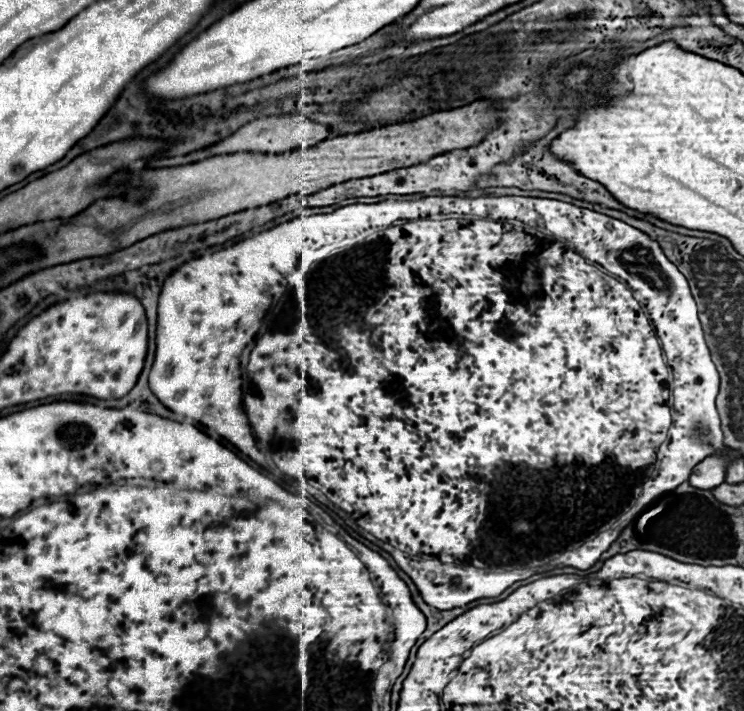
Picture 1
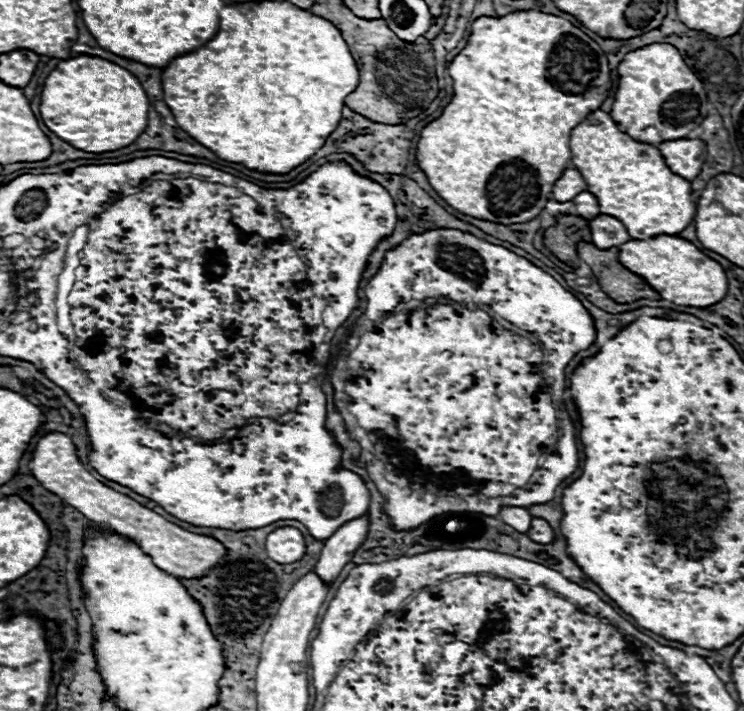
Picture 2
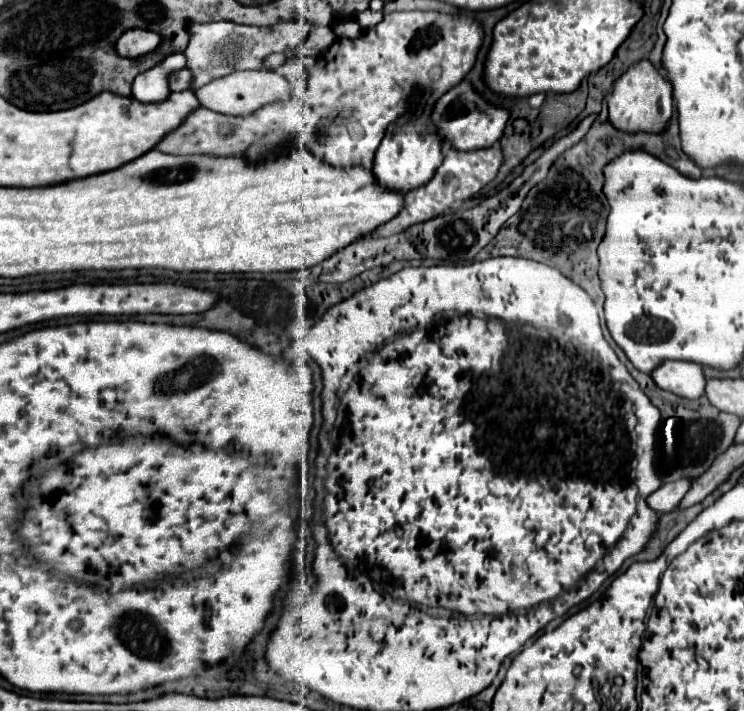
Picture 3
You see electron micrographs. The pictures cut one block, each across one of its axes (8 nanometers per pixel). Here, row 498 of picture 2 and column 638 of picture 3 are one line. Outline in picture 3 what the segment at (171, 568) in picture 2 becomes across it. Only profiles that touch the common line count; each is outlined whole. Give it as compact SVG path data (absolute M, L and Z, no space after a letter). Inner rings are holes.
M640 60L616 80L608 100L608 112L610 124L620 132L662 134L668 128L672 116L672 86L664 76L656 72L648 60Z

